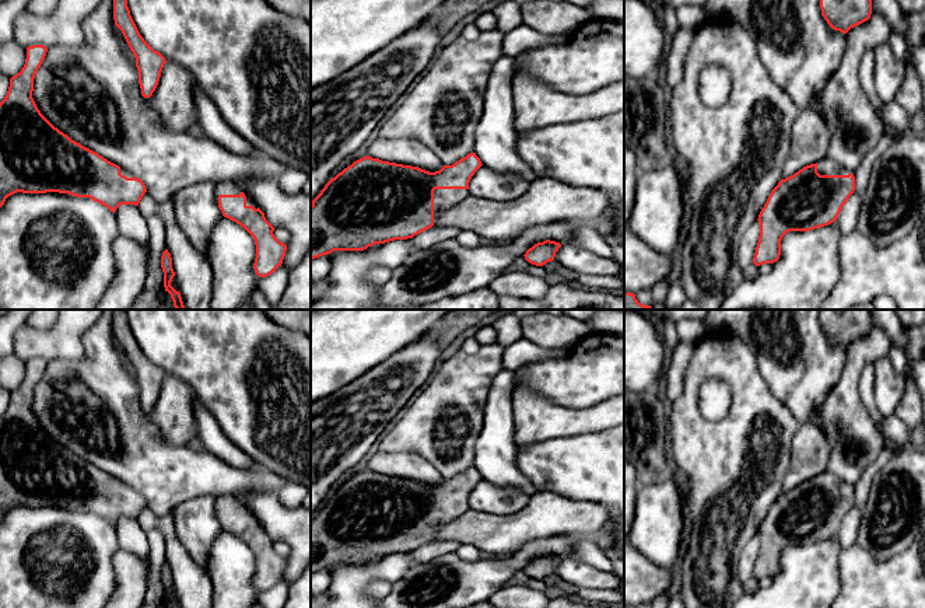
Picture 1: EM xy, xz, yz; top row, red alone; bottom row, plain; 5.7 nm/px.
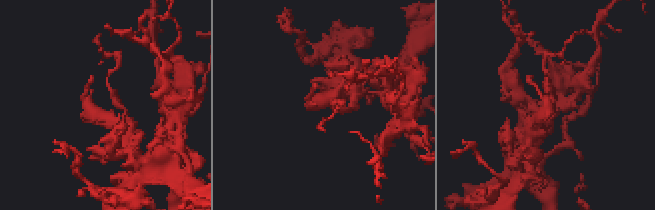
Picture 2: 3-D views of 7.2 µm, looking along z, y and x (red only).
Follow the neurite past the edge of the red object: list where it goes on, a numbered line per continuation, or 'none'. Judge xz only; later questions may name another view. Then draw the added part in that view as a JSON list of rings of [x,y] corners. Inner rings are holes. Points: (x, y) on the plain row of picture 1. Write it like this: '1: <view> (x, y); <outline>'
1: xz (444, 513); [[[435,503],[434,535],[449,521],[456,520],[469,510],[469,503]]]

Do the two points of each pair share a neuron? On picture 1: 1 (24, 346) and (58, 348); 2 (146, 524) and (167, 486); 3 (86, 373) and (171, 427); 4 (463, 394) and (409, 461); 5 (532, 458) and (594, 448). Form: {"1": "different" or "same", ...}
{"1": "same", "2": "different", "3": "different", "4": "different", "5": "same"}

